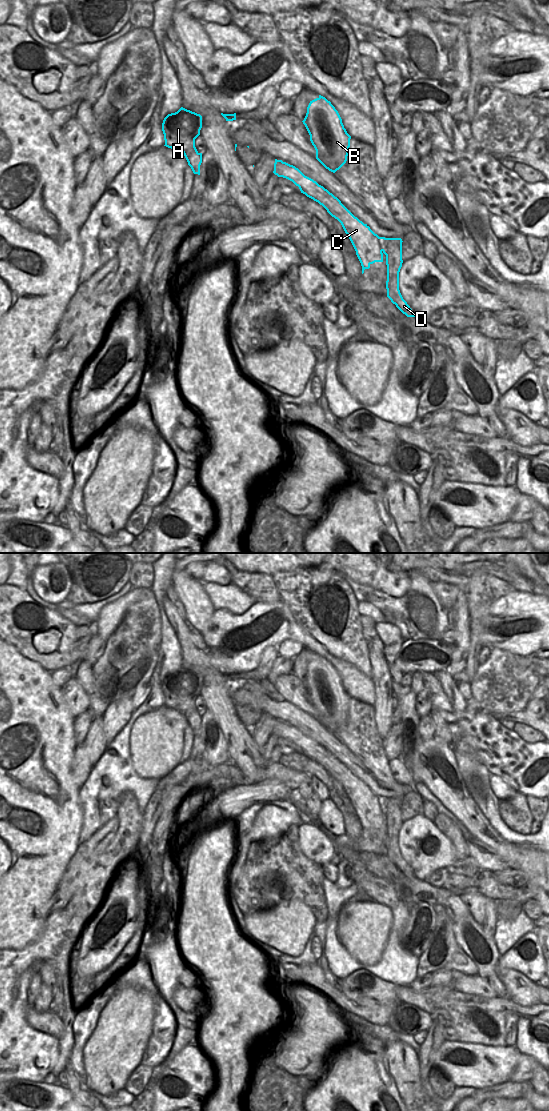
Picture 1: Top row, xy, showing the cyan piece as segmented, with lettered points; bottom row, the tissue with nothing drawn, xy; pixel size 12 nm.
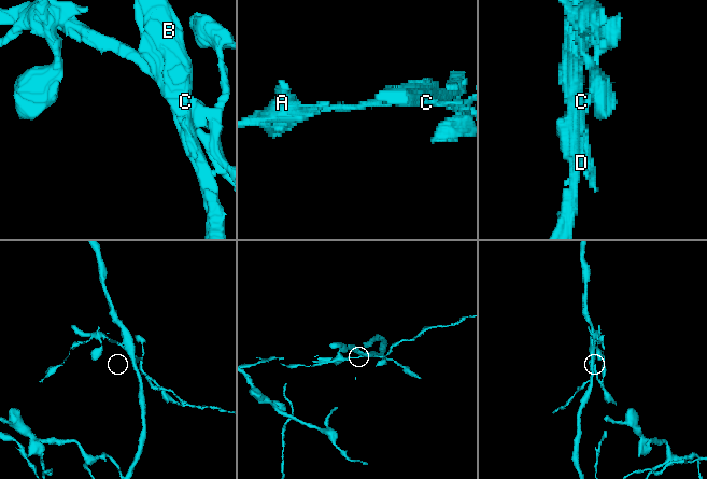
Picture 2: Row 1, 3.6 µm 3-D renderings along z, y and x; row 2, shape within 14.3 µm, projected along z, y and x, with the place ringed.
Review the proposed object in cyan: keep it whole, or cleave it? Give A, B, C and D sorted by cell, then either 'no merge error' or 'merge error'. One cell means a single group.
A B C / D; merge error

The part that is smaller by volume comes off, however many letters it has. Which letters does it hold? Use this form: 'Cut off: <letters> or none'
Cut off: D

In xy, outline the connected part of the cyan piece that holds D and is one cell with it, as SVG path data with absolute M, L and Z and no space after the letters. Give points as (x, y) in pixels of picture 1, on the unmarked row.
M380 797L380 804L388 823L388 839L390 847L387 849L387 857L407 877L415 877L412 869L403 859L399 850L399 832L402 827L402 799Z

